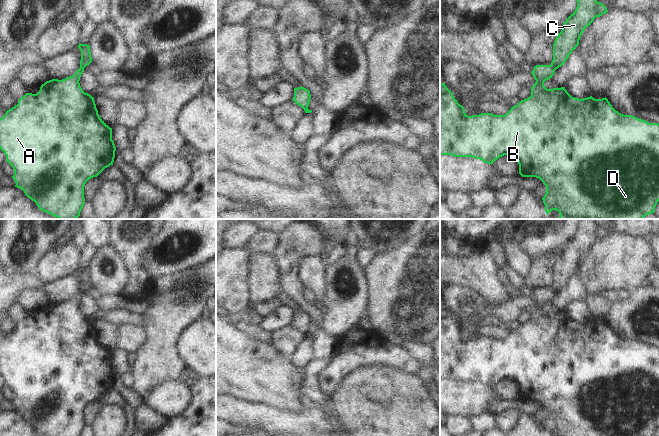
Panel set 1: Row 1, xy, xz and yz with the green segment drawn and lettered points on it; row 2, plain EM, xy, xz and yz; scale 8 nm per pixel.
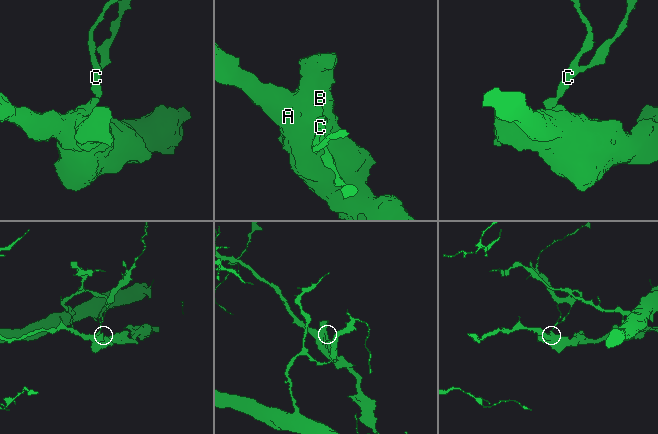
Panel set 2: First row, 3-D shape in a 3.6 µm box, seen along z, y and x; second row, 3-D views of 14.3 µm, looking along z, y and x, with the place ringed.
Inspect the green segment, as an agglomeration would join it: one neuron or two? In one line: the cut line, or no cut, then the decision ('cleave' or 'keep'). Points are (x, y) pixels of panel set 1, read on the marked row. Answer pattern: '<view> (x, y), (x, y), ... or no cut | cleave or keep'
yz (551, 64), (555, 69) | cleave

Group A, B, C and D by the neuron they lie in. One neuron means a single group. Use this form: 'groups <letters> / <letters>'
groups A B D / C

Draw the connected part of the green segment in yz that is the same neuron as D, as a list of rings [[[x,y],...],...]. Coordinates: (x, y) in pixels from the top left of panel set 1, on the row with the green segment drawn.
[[[552,65],[534,66],[531,74],[536,82],[531,87],[531,96],[511,107],[505,115],[481,113],[468,116],[464,107],[457,102],[445,83],[440,84],[440,155],[472,157],[491,165],[504,155],[516,158],[519,164],[519,174],[522,177],[539,178],[546,186],[546,193],[542,198],[546,214],[548,215],[552,210],[556,210],[560,214],[560,219],[643,219],[646,215],[654,213],[659,201],[659,124],[649,123],[635,116],[619,113],[612,107],[606,97],[595,99],[590,96],[579,99],[572,97],[565,87],[547,89],[544,86],[544,82],[552,78],[555,70]]]

